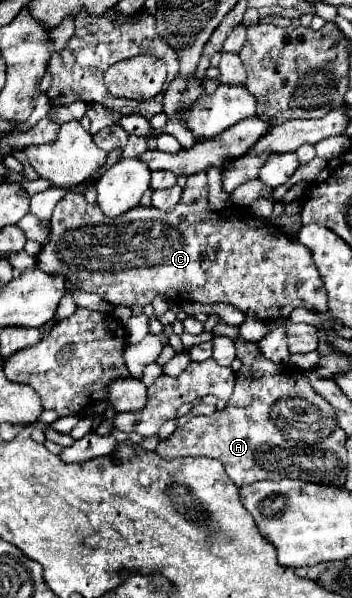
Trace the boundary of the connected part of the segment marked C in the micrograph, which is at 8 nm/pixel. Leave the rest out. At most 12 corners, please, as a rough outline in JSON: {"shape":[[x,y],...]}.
{"shape":[[206,173],[174,211],[68,191],[38,267],[112,305],[328,311],[310,251]]}

